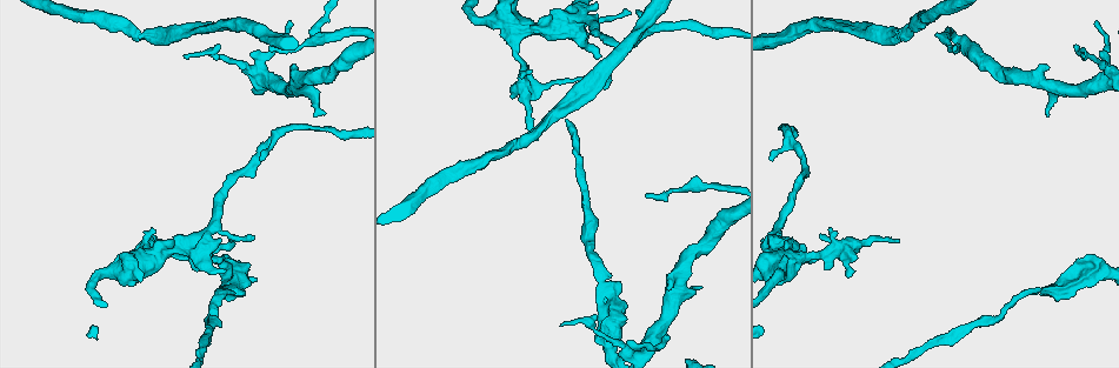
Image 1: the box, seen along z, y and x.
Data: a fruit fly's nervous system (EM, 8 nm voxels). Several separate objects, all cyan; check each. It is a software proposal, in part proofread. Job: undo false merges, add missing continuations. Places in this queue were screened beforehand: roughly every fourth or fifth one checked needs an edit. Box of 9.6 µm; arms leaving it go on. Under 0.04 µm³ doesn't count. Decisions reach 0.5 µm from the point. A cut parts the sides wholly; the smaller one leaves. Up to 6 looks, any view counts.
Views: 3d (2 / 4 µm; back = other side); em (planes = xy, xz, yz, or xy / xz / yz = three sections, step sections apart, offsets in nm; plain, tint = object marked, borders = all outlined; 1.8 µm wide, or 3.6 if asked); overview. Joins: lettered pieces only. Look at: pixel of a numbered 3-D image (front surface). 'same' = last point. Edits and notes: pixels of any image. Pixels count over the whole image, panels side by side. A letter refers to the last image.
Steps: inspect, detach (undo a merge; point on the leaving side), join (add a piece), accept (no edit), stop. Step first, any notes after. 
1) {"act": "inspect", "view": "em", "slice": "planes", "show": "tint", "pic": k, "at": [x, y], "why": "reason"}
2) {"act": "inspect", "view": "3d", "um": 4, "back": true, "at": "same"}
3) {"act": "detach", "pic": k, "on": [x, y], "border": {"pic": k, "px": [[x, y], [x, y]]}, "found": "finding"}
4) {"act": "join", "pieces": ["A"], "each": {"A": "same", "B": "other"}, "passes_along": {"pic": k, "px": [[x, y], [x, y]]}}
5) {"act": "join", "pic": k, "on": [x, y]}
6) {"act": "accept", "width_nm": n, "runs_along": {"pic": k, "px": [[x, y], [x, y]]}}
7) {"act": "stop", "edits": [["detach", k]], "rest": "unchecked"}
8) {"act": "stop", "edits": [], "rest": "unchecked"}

{"act": "inspect", "view": "3d", "um": 4, "back": true, "pic": 1, "at": [692, 27], "why": "thin neck"}

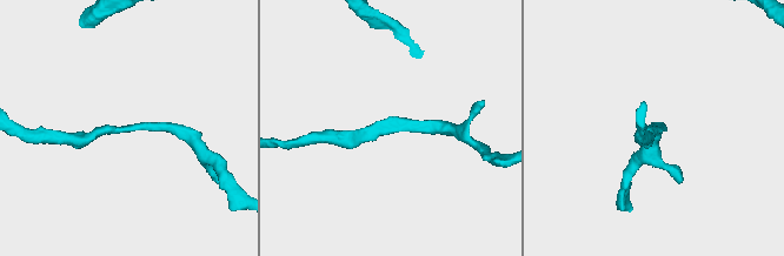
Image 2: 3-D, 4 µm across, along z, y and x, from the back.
{"act": "inspect", "view": "em", "slice": "planes", "show": "tint", "pic": 2, "at": [656, 128], "arm_widths_nm": [200, 200]}

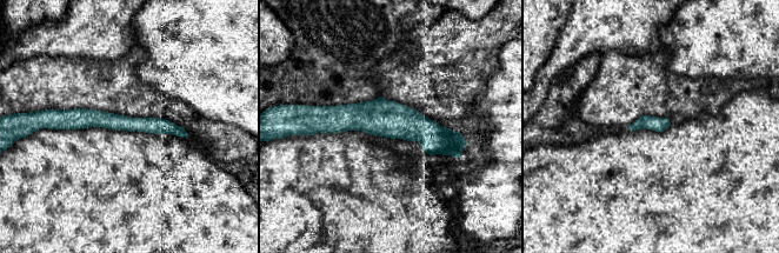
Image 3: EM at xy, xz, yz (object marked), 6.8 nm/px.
{"act": "inspect", "view": "em", "slice": "planes", "show": "borders", "at": "same"}

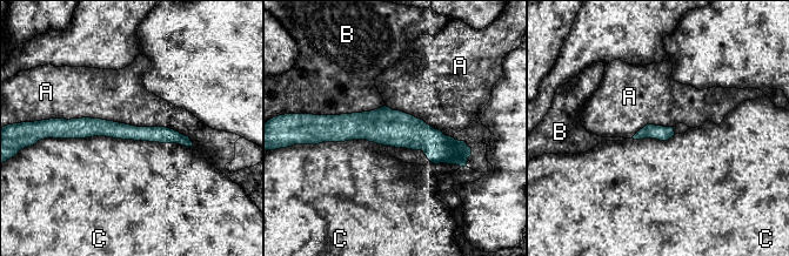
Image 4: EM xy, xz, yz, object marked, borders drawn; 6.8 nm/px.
{"act": "accept", "each": {"A": "other", "B": "other", "C": "other"}, "border": {"pic": 4, "px": [[52, 118], [165, 126], [188, 136]]}, "found": "all the same cell"}

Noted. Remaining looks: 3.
{"act": "inspect", "view": "em", "slice": "yz", "step": 8, "show": "borders", "pic": 1, "at": [324, 112], "why": "branch stops here"}

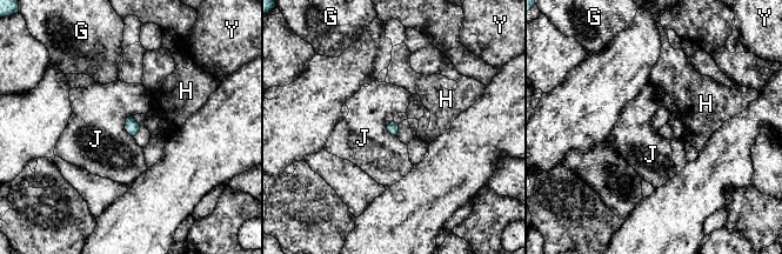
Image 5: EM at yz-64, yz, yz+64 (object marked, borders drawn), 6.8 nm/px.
{"act": "accept", "each": {"G": "other", "H": "other", "J": "other", "Y": "other"}, "border": {"pic": 5, "px": [[131, 114], [125, 129], [133, 136]]}, "found": "none of them fits"}

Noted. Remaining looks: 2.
{"act": "inspect", "view": "em", "um": 3.6, "slice": "planes", "show": "borders", "pic": 1, "at": [1095, 20], "why": "free end"}

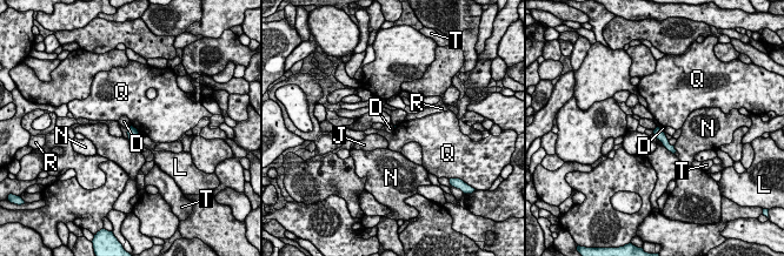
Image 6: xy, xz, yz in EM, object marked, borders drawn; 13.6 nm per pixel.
{"act": "accept", "each": {"D": "other", "J": "other", "L": "other", "N": "other", "Q": "other", "R": "other", "T": "other"}, "border": {"pic": 6, "px": [[657, 126], [668, 140]]}, "found": "none of them fits"}

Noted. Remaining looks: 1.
{"act": "stop", "edits": [], "rest": "unchecked"}

